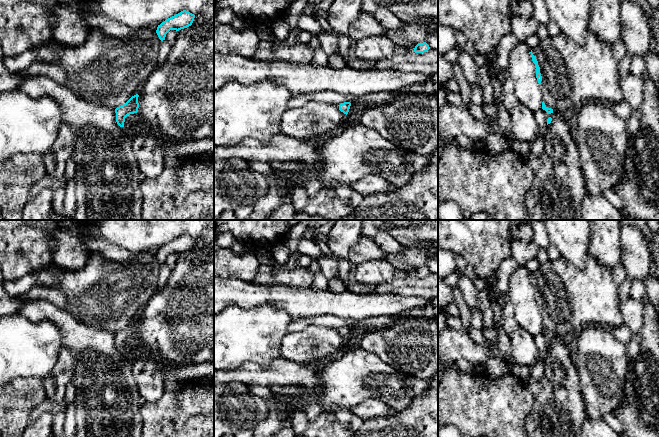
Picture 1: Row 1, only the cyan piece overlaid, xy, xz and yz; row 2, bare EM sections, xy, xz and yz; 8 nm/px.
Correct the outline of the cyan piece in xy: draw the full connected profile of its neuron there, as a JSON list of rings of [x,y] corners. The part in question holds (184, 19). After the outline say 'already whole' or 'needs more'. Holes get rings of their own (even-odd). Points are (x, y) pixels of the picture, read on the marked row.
[[[183,10],[180,13],[166,19],[158,25],[156,33],[161,41],[165,40],[166,34],[170,30],[179,31],[192,25],[195,15]]] | already whole

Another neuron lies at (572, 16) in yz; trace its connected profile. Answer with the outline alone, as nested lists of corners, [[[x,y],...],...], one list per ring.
[[[544,0],[549,20],[554,21],[560,32],[578,45],[585,44],[589,29],[590,0]]]

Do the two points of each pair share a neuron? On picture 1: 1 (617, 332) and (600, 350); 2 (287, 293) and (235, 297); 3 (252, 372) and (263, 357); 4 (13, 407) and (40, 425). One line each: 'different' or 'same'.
1: different
2: same
3: different
4: different

